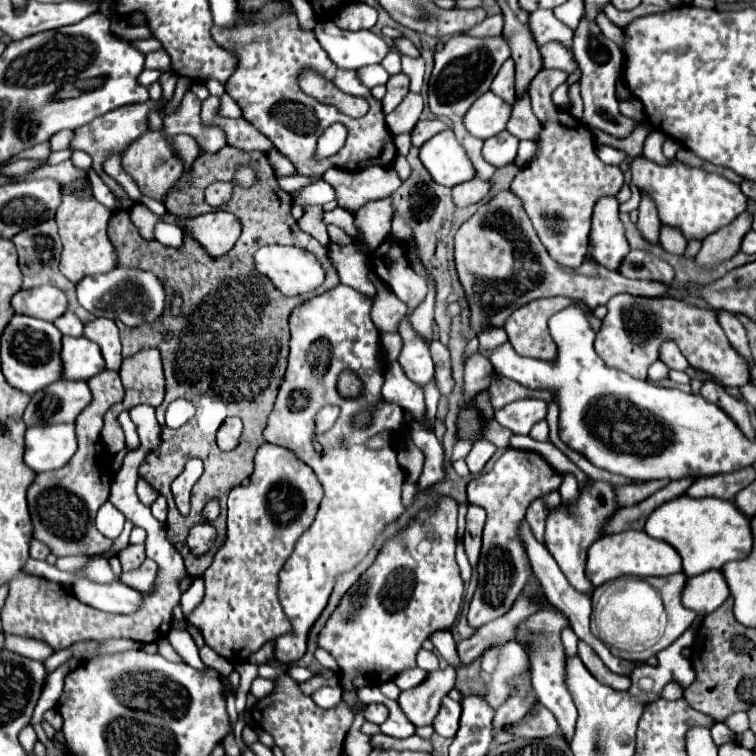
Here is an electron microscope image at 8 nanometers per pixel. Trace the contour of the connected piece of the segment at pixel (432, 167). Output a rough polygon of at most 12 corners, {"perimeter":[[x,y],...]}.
{"perimeter":[[451,129],[425,141],[419,159],[445,187],[475,177]]}

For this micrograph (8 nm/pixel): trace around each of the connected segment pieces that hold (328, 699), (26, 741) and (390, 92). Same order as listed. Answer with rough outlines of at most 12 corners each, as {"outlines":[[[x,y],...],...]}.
{"outlines":[[[321,687],[311,697],[329,709],[341,701],[339,687]],[[31,723],[21,731],[19,743],[33,753],[37,733]],[[403,72],[393,75],[387,81],[383,97],[383,111],[391,113],[407,95],[407,79]]]}

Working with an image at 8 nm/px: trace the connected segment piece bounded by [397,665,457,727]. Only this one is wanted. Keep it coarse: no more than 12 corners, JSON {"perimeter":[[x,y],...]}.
{"perimeter":[[457,669],[429,673],[397,703],[415,727],[431,725]]}

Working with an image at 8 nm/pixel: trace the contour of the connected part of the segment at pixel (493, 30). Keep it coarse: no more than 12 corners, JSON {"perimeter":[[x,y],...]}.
{"perimeter":[[503,15],[487,17],[465,35],[497,37],[503,31]]}

